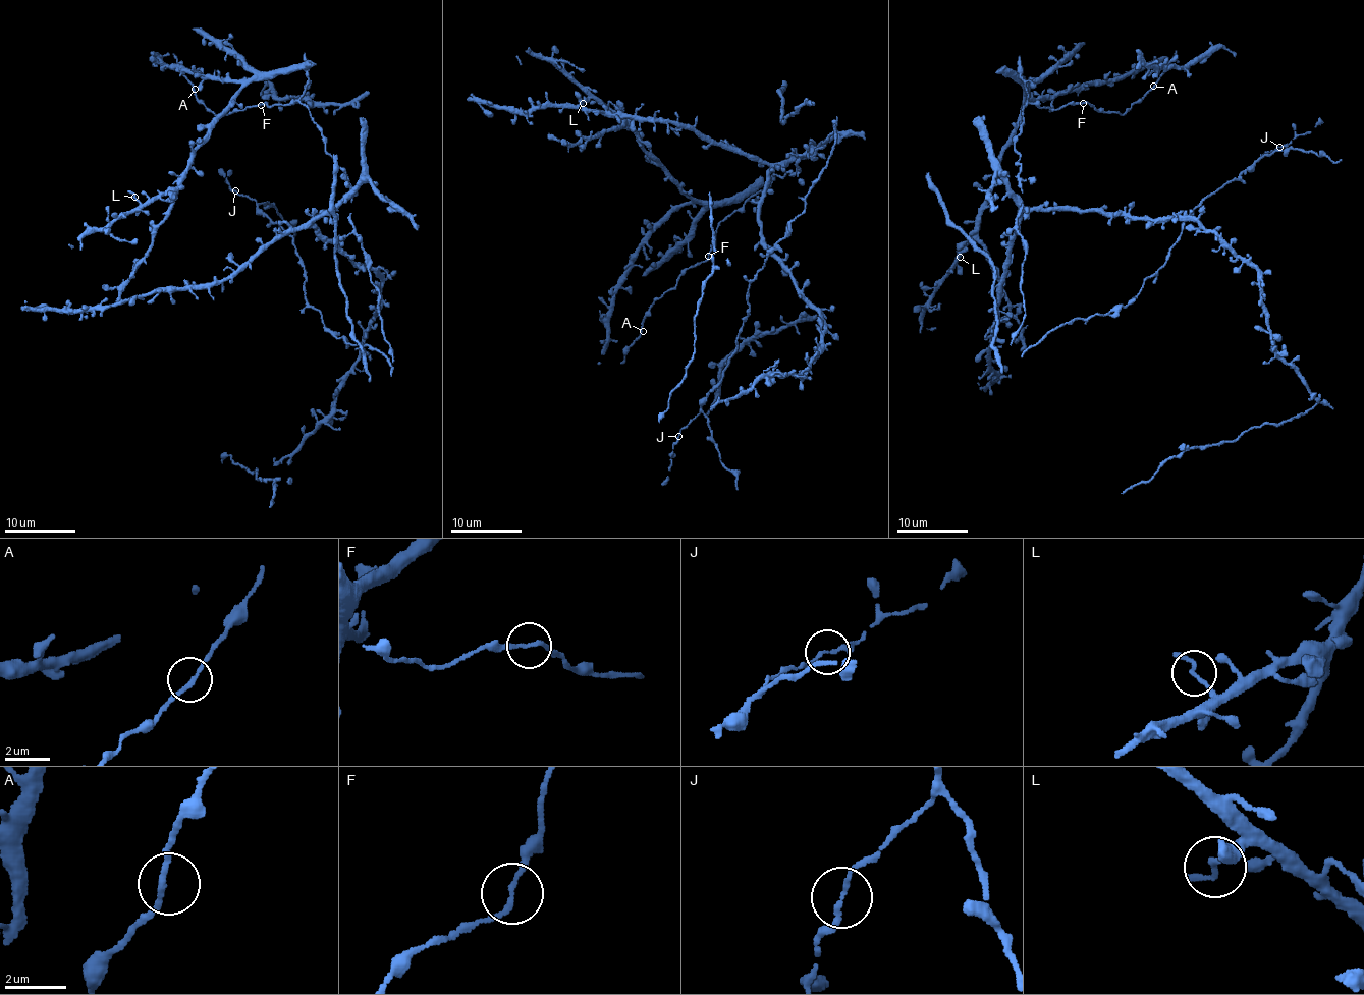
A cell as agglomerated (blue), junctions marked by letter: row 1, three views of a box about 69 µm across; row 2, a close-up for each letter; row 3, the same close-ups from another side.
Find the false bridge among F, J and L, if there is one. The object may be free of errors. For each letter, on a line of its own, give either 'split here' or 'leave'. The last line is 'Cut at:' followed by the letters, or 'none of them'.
F: leave
J: leave
L: leave
Cut at: none of them

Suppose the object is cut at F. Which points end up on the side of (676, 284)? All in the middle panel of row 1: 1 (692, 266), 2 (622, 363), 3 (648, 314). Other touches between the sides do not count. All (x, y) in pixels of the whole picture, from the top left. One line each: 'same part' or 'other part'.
1: same part
2: same part
3: same part

